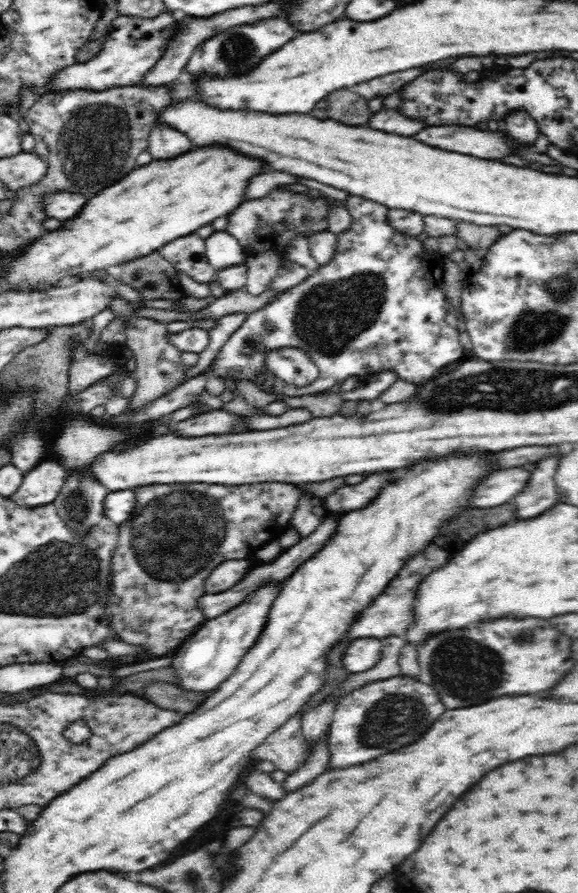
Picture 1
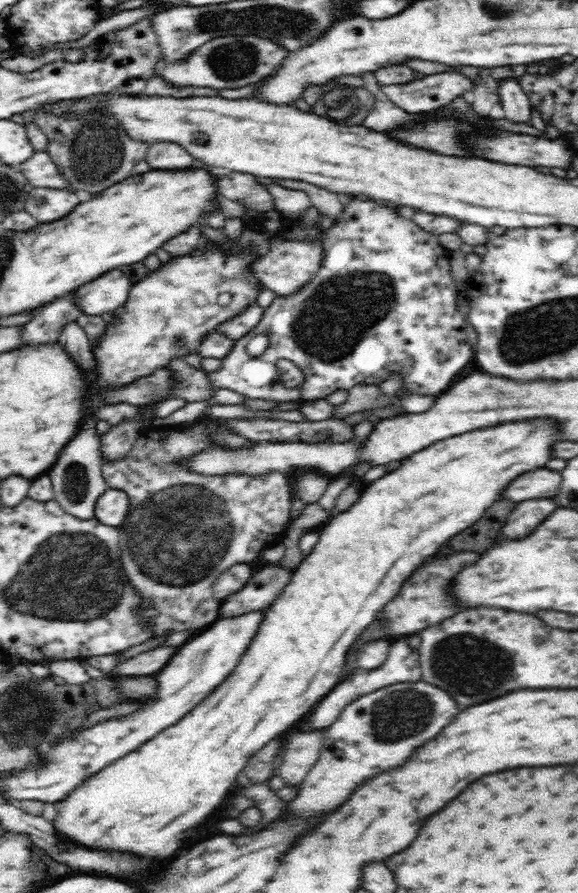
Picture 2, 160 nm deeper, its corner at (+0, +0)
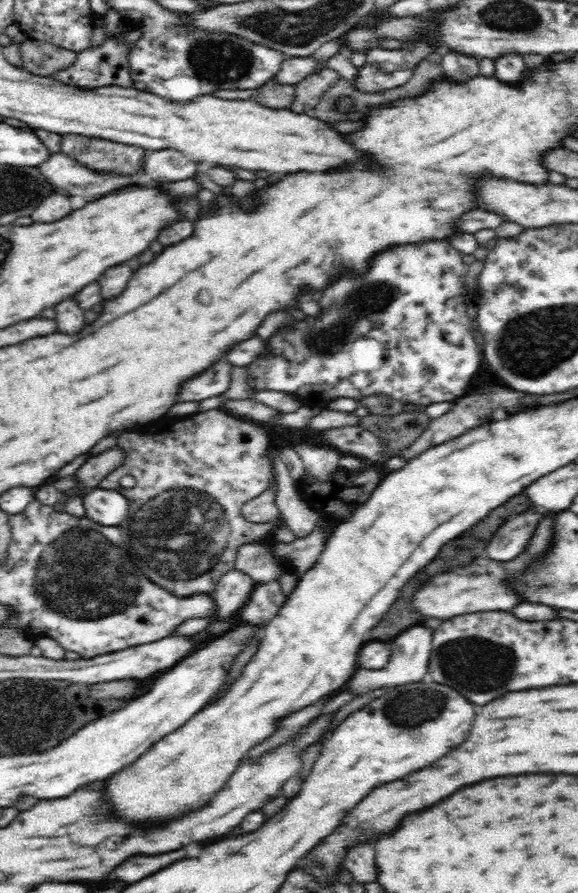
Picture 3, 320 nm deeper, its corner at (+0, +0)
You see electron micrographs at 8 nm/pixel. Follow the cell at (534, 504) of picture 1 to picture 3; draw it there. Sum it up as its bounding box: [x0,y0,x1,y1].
[488,507,542,560]

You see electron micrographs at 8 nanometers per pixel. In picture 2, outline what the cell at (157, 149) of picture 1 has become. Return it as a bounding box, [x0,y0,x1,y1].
[146,142,194,170]

